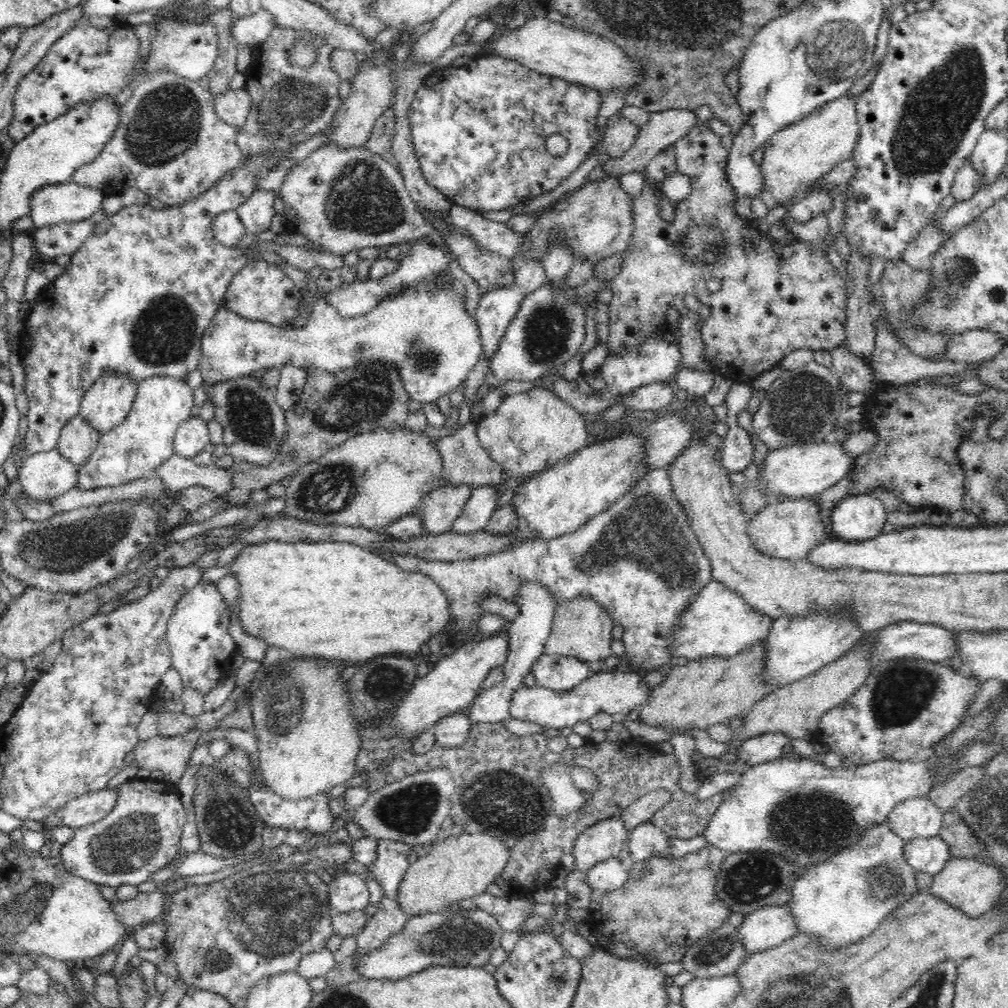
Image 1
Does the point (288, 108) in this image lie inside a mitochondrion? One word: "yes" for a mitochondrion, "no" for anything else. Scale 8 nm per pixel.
yes

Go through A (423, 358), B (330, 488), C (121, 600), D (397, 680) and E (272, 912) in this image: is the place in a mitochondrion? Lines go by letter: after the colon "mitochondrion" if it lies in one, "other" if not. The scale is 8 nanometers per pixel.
A: mitochondrion
B: mitochondrion
C: other
D: mitochondrion
E: mitochondrion

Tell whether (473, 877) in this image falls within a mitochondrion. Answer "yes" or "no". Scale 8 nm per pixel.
no

